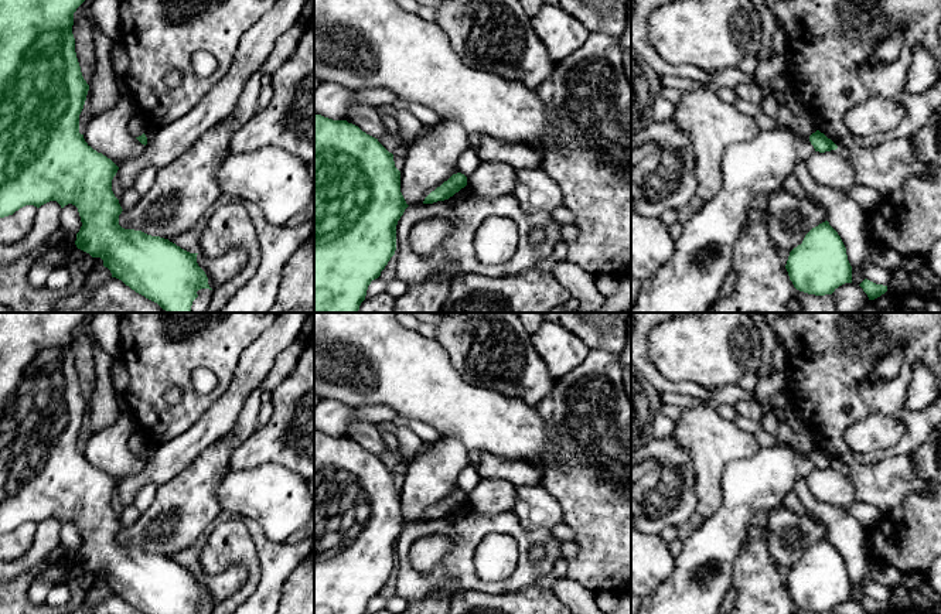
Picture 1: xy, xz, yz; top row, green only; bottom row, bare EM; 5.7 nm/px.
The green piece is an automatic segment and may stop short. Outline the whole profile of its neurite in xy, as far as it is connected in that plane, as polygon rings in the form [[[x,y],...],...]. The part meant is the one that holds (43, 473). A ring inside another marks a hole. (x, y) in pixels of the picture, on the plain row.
[[[0,313],[0,535],[13,532],[25,522],[41,522],[57,518],[61,525],[72,521],[78,525],[82,543],[76,550],[75,562],[78,566],[89,570],[92,574],[100,574],[103,583],[112,590],[112,594],[122,597],[136,610],[144,614],[198,614],[197,608],[209,606],[205,589],[197,580],[198,570],[190,570],[168,556],[151,553],[142,548],[125,546],[119,542],[122,523],[112,508],[112,497],[119,484],[102,470],[93,467],[79,450],[79,431],[83,426],[89,402],[82,393],[81,383],[75,369],[75,355],[72,351],[74,330],[85,318],[86,313]]]

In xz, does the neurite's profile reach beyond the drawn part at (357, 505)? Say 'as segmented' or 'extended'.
as segmented

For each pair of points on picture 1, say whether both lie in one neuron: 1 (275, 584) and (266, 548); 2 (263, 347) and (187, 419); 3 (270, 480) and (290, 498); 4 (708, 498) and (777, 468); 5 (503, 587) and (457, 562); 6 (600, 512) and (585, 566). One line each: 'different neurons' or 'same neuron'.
1: same neuron
2: different neurons
3: same neuron
4: different neurons
5: same neuron
6: same neuron

